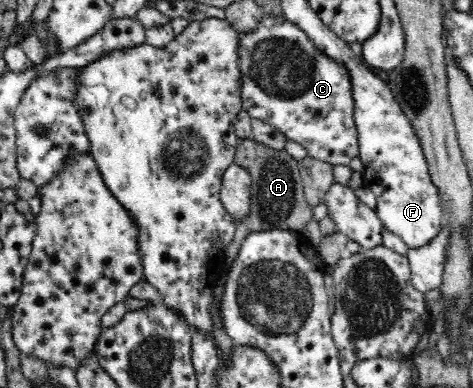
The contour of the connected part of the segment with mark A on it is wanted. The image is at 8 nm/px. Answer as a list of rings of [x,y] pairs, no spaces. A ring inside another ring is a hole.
[[[239,140],[235,151],[234,163],[247,169],[251,175],[251,204],[245,218],[234,219],[236,224],[233,240],[224,248],[223,258],[229,268],[237,258],[243,240],[252,232],[263,232],[283,228],[288,231],[302,232],[312,219],[312,206],[304,195],[304,180],[301,174],[300,161],[291,157],[285,149],[275,150],[256,140]]]

